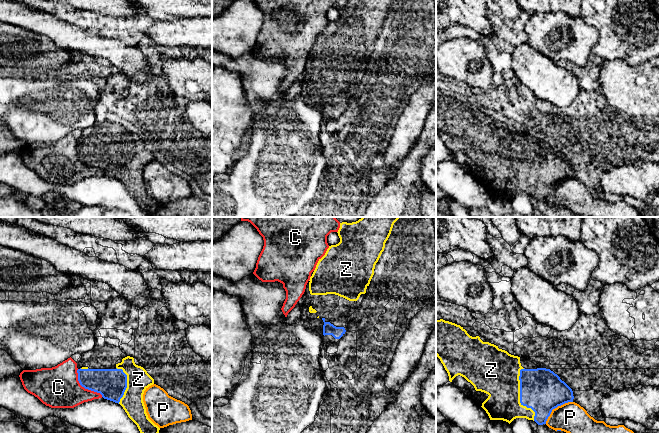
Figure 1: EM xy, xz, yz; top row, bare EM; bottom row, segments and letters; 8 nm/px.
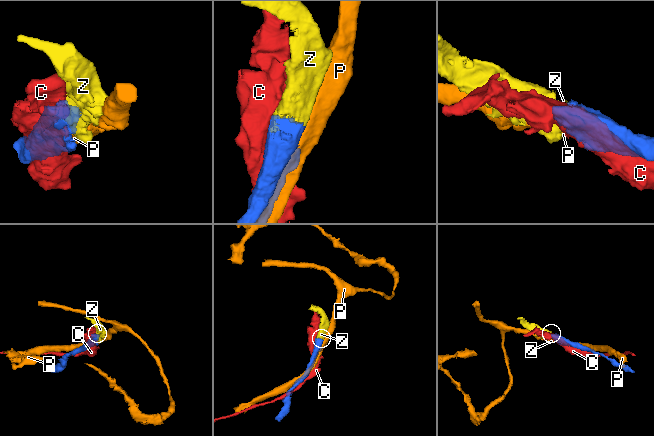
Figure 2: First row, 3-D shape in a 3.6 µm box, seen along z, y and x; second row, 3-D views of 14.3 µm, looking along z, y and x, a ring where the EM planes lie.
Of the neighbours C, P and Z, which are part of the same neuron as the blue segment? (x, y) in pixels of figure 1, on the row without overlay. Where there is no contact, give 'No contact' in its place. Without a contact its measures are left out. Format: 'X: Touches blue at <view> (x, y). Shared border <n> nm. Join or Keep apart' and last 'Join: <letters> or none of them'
C: Touches blue at xy (84, 163). Shared border 300 nm. Keep apart
P: Touches blue at yz (555, 183). Shared border 280 nm. Keep apart
Z: Touches blue at yz (520, 172). Shared border 440 nm. Join
Join: Z

